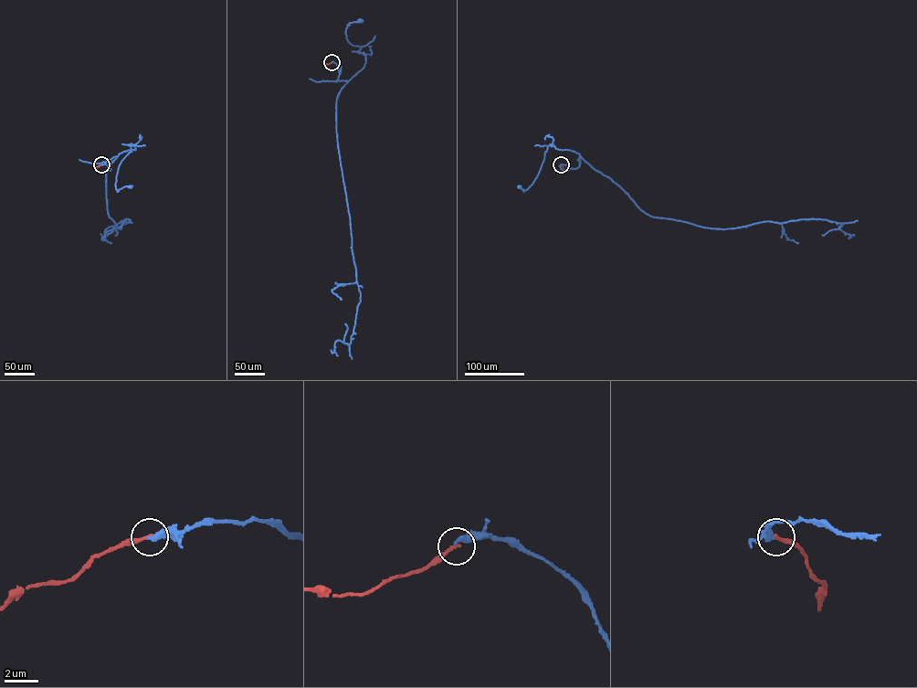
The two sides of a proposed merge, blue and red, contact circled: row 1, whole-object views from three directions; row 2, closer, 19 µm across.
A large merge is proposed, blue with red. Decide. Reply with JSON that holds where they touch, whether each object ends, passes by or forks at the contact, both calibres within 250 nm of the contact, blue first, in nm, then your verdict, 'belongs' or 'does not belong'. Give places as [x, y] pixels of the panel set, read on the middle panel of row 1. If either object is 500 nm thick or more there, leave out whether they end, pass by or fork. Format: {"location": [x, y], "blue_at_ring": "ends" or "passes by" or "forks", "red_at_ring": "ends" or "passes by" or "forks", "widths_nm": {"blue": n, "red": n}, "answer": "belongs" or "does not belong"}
{"location": [332, 62], "blue_at_ring": "ends", "red_at_ring": "ends", "widths_nm": {"blue": 360, "red": 190}, "answer": "belongs"}

